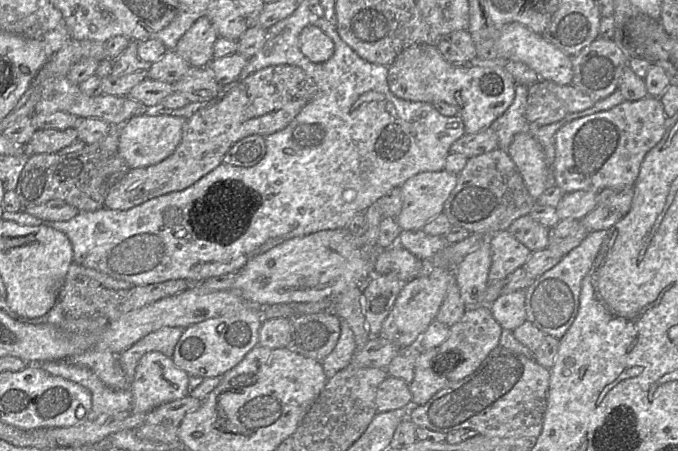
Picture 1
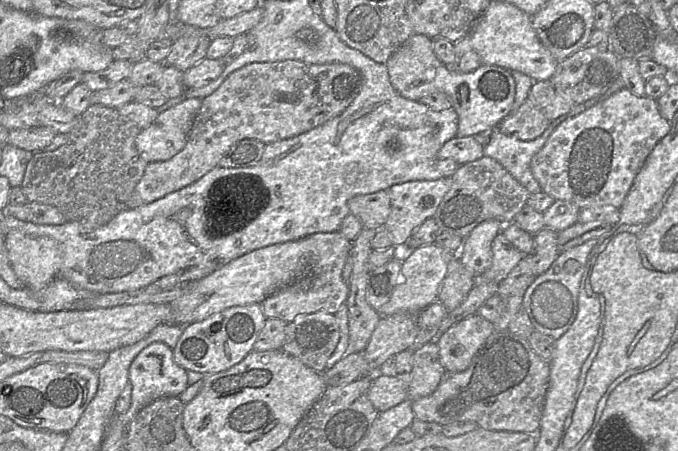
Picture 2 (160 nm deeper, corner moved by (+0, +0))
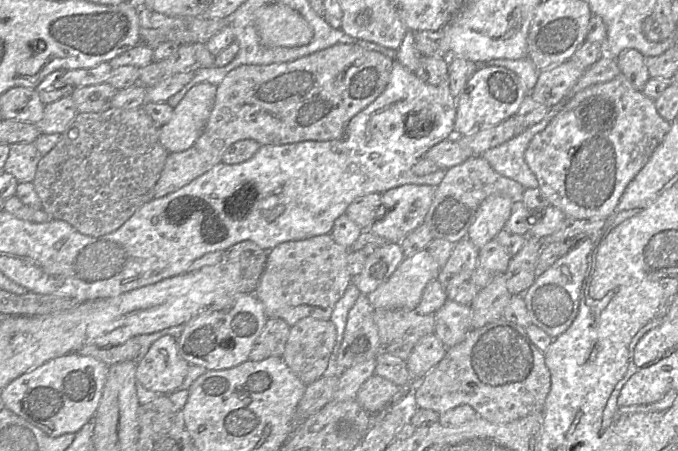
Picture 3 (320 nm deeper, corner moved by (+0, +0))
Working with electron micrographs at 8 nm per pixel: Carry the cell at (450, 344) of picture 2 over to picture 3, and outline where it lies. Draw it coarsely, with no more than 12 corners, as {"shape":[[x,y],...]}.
{"shape":[[448,299],[433,315],[446,348],[471,330],[470,305]]}

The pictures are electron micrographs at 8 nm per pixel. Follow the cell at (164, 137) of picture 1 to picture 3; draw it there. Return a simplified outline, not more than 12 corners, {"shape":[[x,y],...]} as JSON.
{"shape":[[217,86],[190,89],[159,128],[169,152],[183,152],[203,132]]}

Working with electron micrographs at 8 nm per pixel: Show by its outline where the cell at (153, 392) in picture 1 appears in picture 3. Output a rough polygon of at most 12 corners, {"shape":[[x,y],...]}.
{"shape":[[157,339],[137,361],[136,381],[170,394],[189,366],[177,340]]}

